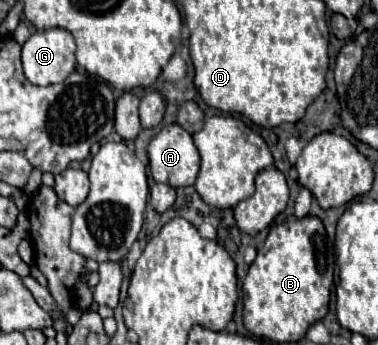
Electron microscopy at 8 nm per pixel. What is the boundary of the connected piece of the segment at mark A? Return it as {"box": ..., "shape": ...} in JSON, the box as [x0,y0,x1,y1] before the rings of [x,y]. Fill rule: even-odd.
{"box":[148,123,200,187],"shape":[[[178,123],[164,127],[148,145],[150,171],[154,181],[172,187],[188,187],[196,183],[200,155],[192,135]]]}

